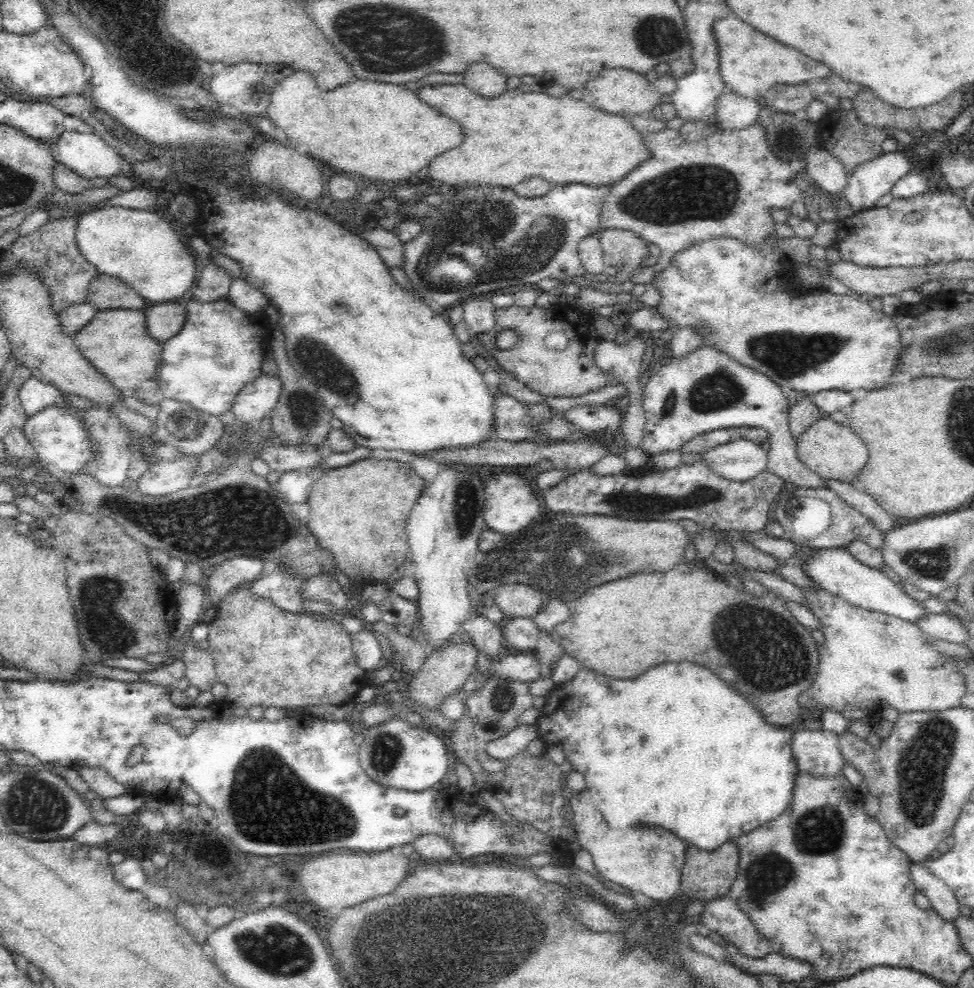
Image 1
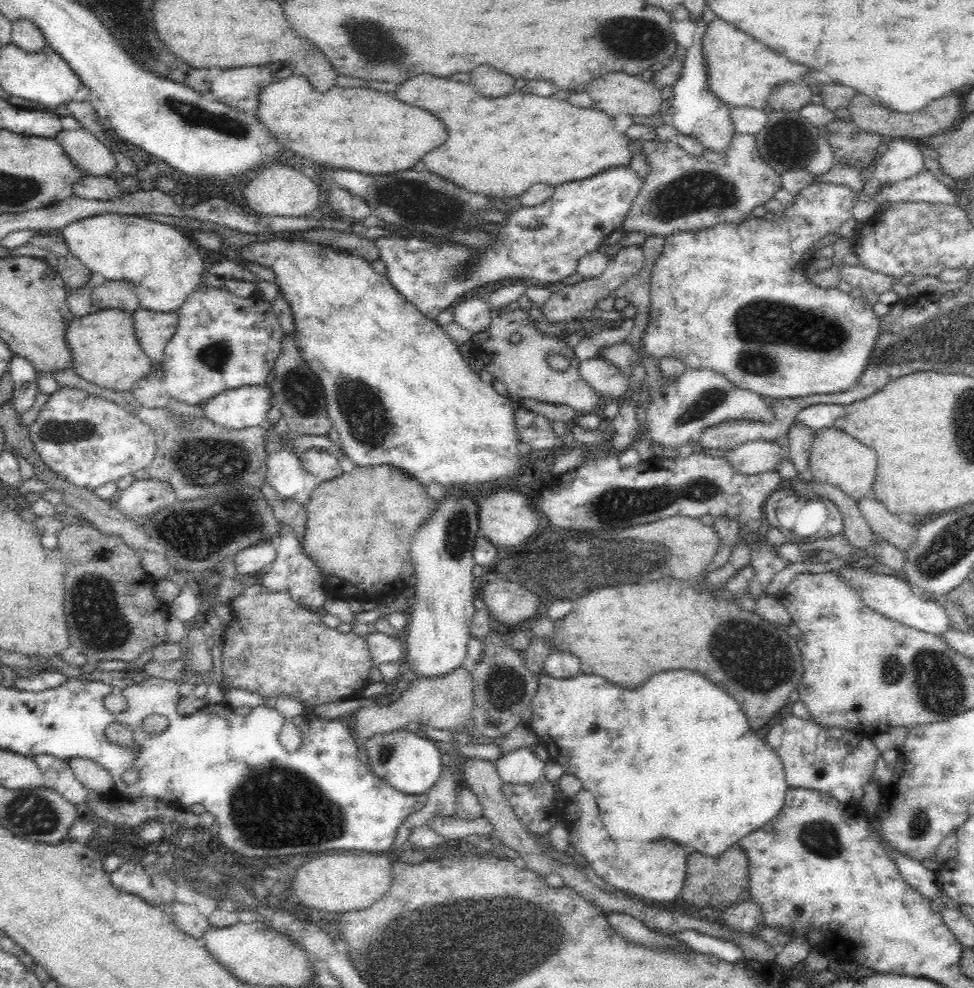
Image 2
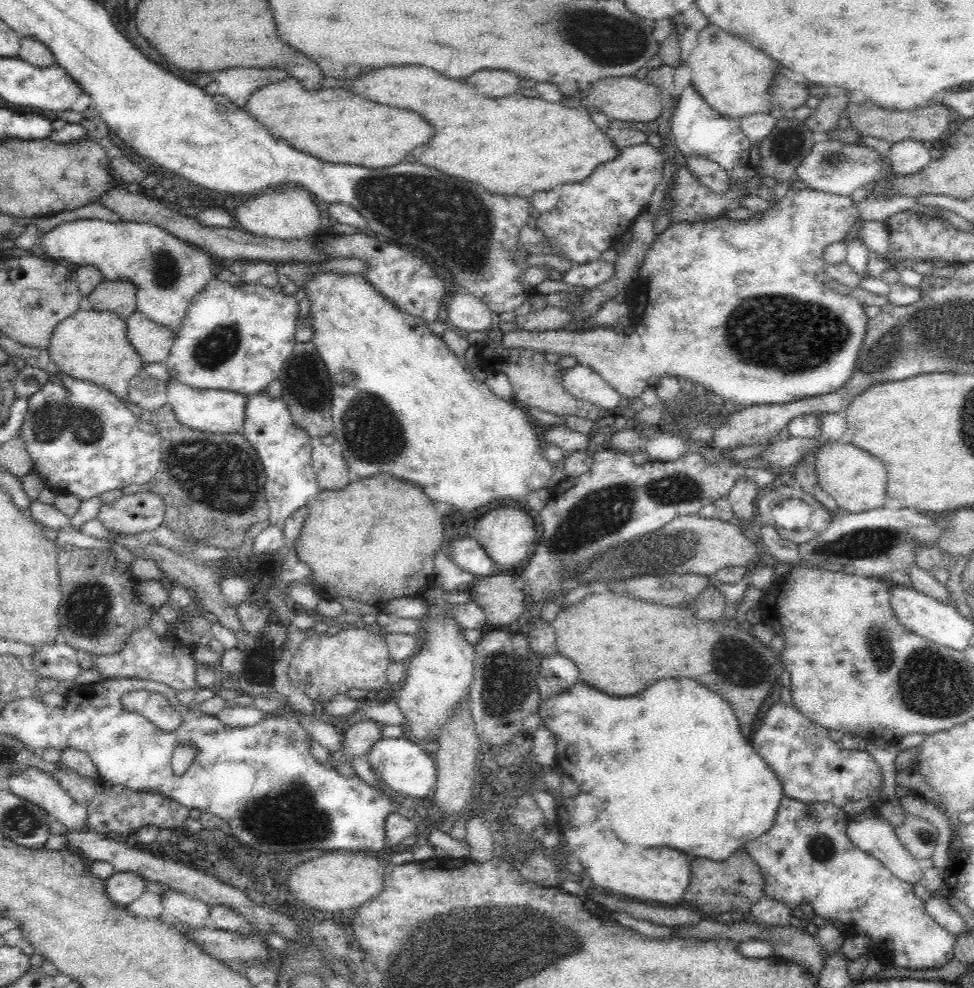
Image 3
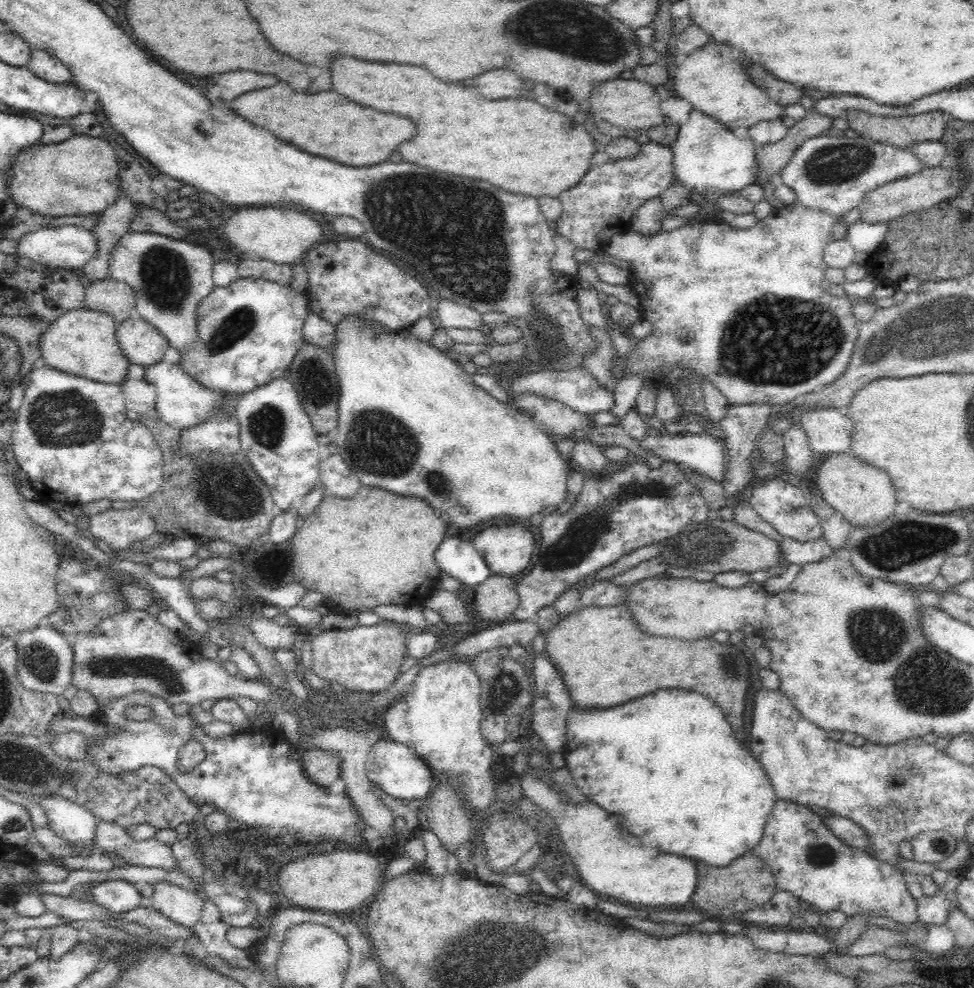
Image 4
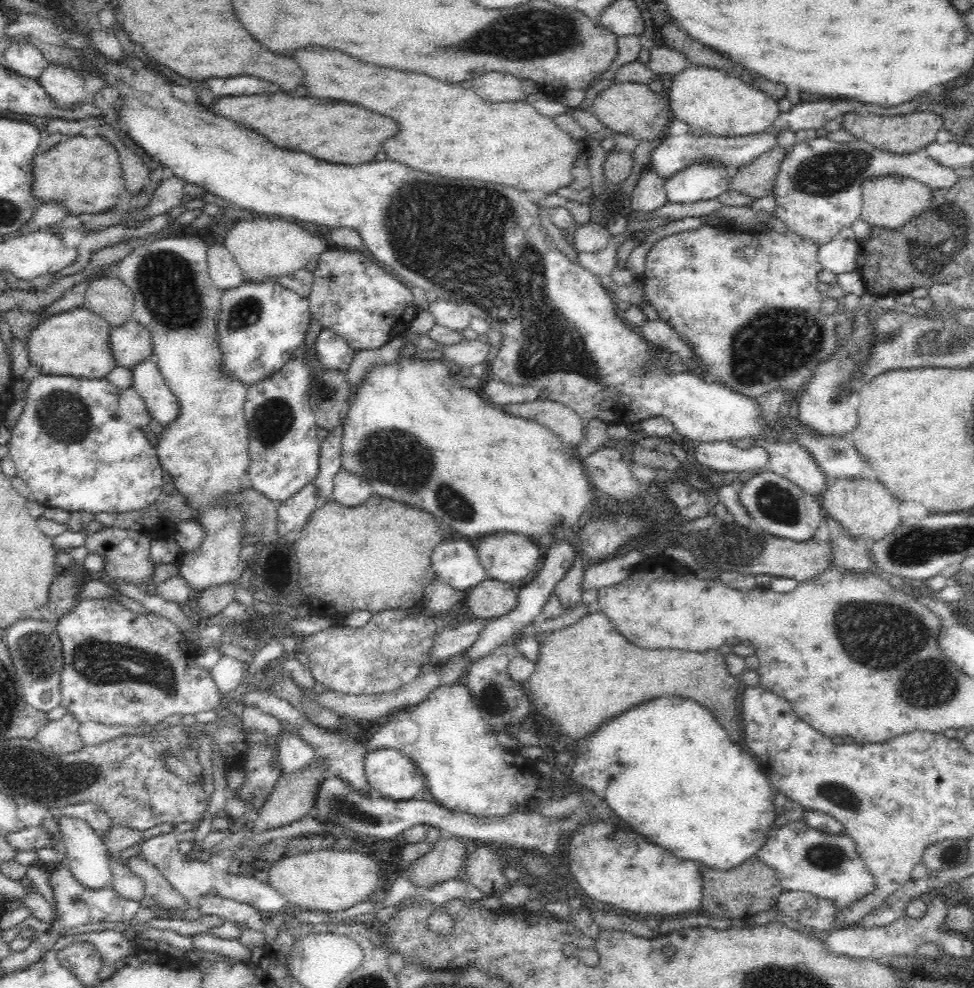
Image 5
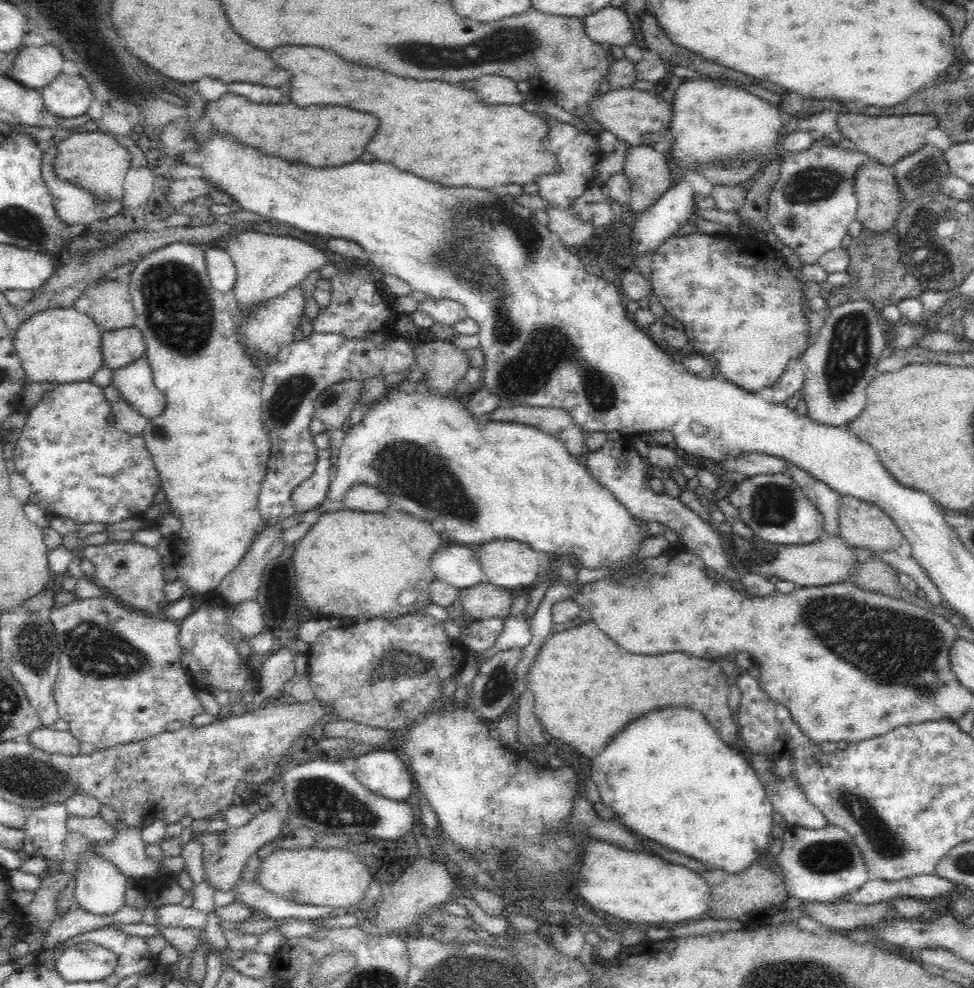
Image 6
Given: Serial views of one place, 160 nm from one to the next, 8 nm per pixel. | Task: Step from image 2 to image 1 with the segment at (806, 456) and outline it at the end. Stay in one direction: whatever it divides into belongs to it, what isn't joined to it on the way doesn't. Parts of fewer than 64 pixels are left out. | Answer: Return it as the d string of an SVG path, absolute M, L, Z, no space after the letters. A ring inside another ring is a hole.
M795 391L794 394L798 397L798 402L789 409L787 420L790 433L797 442L800 442L800 436L826 415L811 402L809 394L800 391Z

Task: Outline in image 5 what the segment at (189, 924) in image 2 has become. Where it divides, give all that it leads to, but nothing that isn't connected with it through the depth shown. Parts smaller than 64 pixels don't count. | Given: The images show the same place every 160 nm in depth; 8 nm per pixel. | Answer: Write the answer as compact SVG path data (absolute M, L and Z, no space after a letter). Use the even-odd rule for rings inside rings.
M141 854L129 857L126 866L138 876L144 887L146 895L154 897L157 909L164 911L180 910L186 913L185 920L196 922L201 918L201 913L195 904L189 904L172 886L166 881L155 864L148 862Z

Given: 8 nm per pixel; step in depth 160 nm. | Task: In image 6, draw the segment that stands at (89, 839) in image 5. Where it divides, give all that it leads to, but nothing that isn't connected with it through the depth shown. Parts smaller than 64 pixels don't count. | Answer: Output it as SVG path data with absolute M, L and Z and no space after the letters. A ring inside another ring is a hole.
M90 844L90 847L77 858L78 876L72 884L73 897L76 899L76 906L85 912L93 916L112 918L116 916L116 912L120 912L120 908L126 906L126 888L128 888L130 878L122 874L112 862L100 855L94 855L92 845Z

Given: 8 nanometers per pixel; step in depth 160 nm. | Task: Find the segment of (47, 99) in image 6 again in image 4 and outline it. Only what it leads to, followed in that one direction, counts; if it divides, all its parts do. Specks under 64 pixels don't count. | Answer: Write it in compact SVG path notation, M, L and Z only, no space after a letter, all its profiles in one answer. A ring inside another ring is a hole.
M33 49L31 56L32 60L30 60L28 69L35 76L52 84L69 85L74 83L70 69L54 55L45 50Z

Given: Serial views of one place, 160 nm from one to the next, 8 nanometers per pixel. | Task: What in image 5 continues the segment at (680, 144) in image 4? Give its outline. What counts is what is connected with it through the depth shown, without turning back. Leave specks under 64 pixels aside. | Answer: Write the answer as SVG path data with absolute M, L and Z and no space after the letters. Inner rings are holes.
M696 163L683 168L665 180L668 204L694 204L700 200L716 199L722 192L730 191L728 178L737 170L716 163Z

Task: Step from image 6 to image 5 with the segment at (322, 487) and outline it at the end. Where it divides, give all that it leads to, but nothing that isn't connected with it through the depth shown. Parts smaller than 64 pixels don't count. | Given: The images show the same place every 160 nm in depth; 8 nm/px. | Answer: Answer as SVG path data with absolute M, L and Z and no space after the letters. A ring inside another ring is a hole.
M313 483L306 484L290 498L278 504L277 529L279 537L287 535L293 530L302 529L310 515L318 508L320 508L319 498Z

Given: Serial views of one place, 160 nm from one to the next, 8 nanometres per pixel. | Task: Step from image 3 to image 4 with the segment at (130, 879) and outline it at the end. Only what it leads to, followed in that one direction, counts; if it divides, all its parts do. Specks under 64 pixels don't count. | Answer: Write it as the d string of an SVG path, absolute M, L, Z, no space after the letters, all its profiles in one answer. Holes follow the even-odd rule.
M108 880L93 884L87 889L86 901L106 908L112 913L124 913L138 908L143 900L132 883Z

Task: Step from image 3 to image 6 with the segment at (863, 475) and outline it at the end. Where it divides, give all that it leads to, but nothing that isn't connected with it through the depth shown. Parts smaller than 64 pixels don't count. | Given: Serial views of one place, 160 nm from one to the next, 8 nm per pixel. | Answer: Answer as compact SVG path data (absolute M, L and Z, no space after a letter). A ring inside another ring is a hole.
M841 495L839 500L840 537L850 547L864 547L872 552L897 551L905 537L899 532L894 521L879 506L852 496Z

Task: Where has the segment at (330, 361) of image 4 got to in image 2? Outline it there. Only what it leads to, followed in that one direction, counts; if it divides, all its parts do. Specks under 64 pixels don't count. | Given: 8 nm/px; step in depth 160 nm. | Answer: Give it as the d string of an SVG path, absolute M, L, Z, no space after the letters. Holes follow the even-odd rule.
M290 334L283 338L283 349L275 362L274 378L271 382L272 401L282 412L282 424L293 435L326 436L331 430L325 392L314 371L300 354L296 340Z

